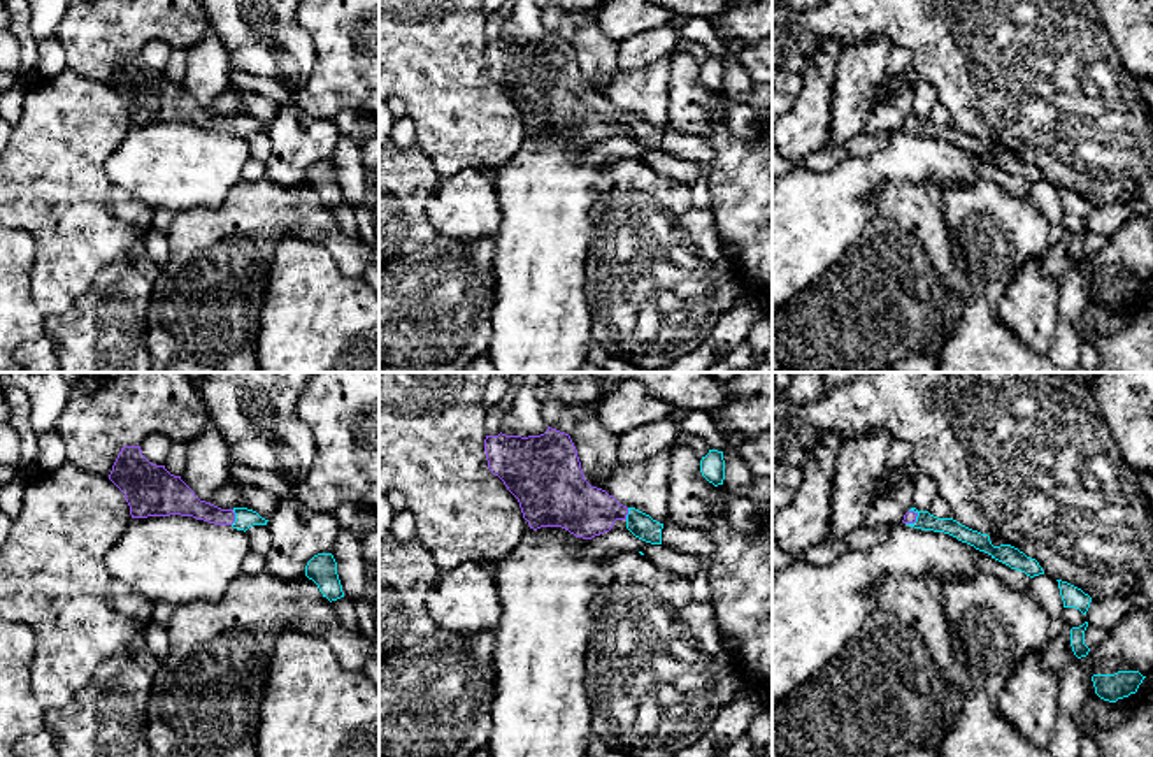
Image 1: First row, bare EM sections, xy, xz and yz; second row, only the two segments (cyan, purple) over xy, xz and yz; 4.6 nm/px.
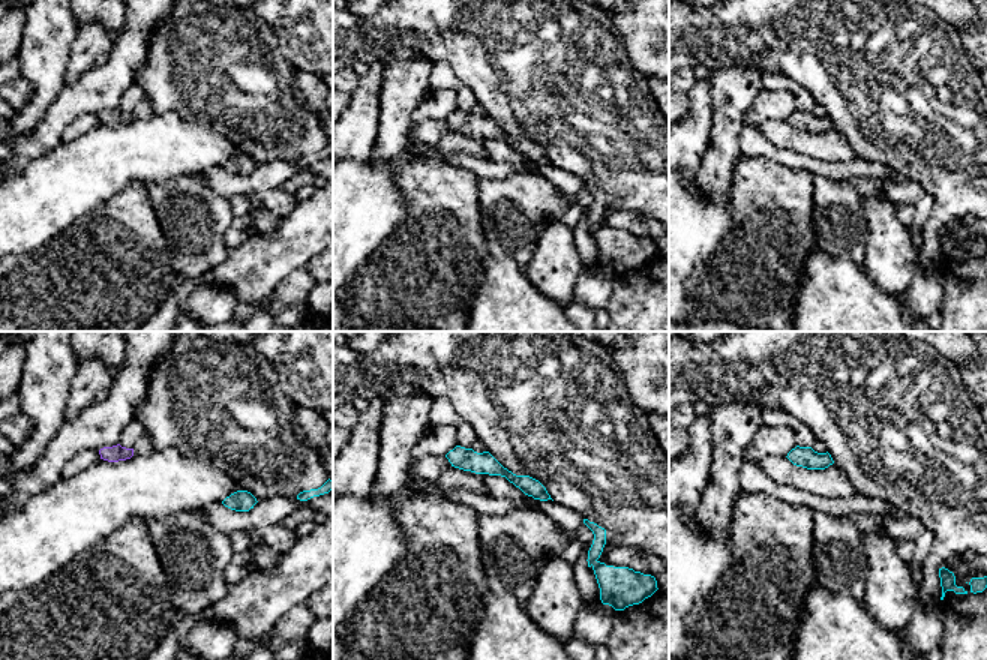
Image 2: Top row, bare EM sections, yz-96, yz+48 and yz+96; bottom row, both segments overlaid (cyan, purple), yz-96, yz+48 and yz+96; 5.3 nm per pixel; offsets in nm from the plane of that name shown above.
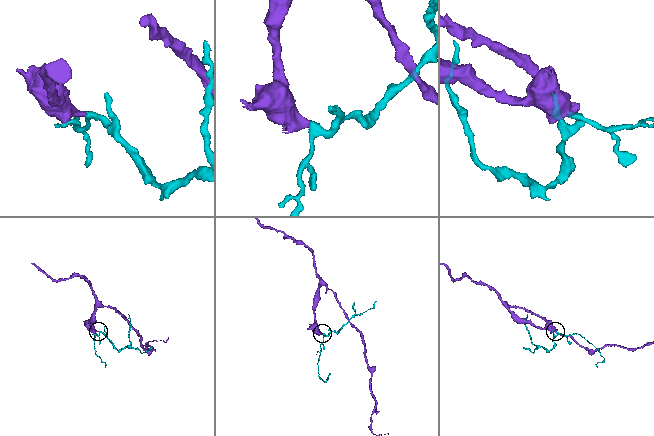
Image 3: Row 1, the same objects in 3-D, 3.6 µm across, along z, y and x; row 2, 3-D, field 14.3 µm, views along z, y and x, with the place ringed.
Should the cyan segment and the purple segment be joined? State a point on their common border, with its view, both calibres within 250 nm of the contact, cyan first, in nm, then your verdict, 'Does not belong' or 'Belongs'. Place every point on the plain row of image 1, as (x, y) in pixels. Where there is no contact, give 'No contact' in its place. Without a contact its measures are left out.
Touches cyan at xy (236, 123). Thickness 90 nm (cyan) against 120 nm. Belongs

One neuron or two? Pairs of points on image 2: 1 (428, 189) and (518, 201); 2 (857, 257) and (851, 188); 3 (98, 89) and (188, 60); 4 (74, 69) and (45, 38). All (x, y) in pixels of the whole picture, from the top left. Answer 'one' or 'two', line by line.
1: two
2: one
3: two
4: two

